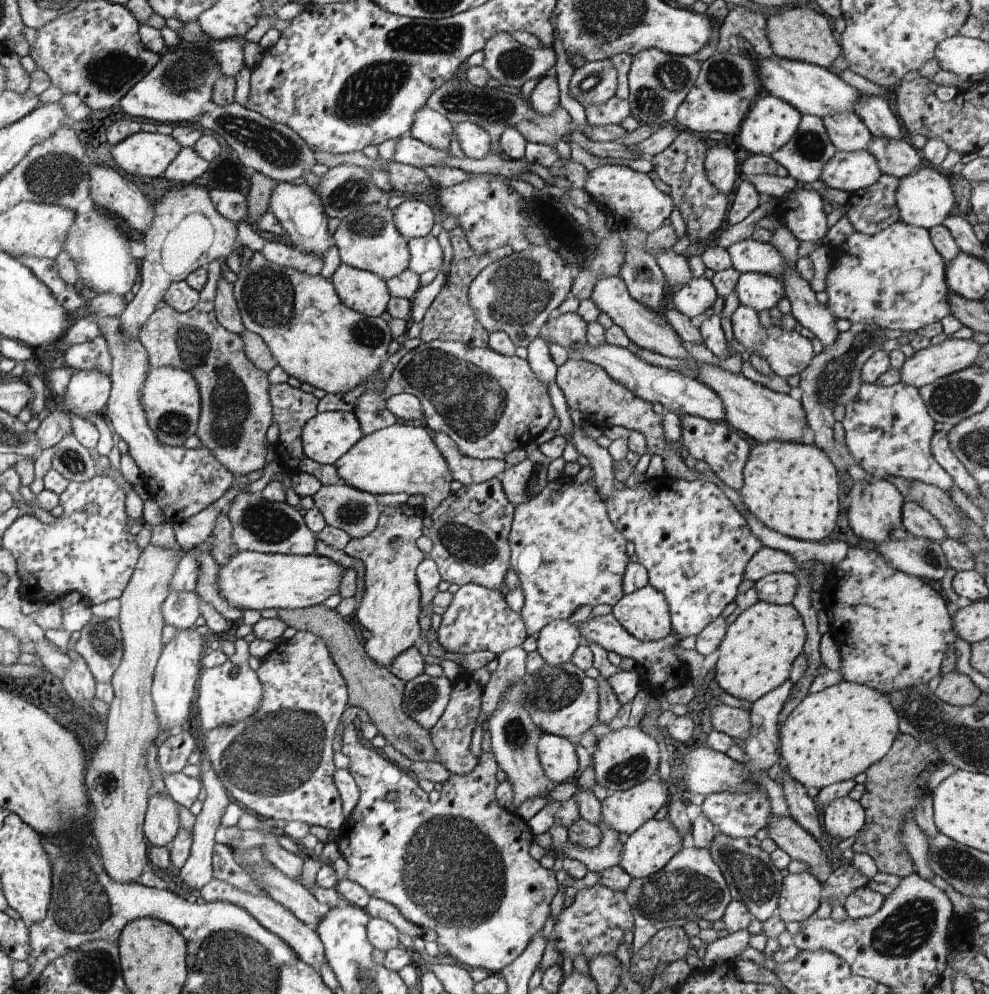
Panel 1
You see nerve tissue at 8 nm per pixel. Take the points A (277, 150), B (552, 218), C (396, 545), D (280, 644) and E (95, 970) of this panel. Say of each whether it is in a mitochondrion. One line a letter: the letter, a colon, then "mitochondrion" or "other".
A: mitochondrion
B: other
C: mitochondrion
D: other
E: mitochondrion

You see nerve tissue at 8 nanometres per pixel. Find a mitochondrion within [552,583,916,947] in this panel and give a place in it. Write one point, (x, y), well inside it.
(683, 891)

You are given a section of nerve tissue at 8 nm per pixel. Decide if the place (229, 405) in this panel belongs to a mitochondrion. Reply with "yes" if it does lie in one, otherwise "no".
yes

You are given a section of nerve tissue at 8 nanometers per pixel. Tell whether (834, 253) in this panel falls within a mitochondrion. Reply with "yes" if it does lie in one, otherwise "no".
no

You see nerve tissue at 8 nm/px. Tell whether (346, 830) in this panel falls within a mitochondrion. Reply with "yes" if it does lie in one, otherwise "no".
no

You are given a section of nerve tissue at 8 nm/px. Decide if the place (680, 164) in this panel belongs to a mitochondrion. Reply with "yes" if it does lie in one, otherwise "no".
no

